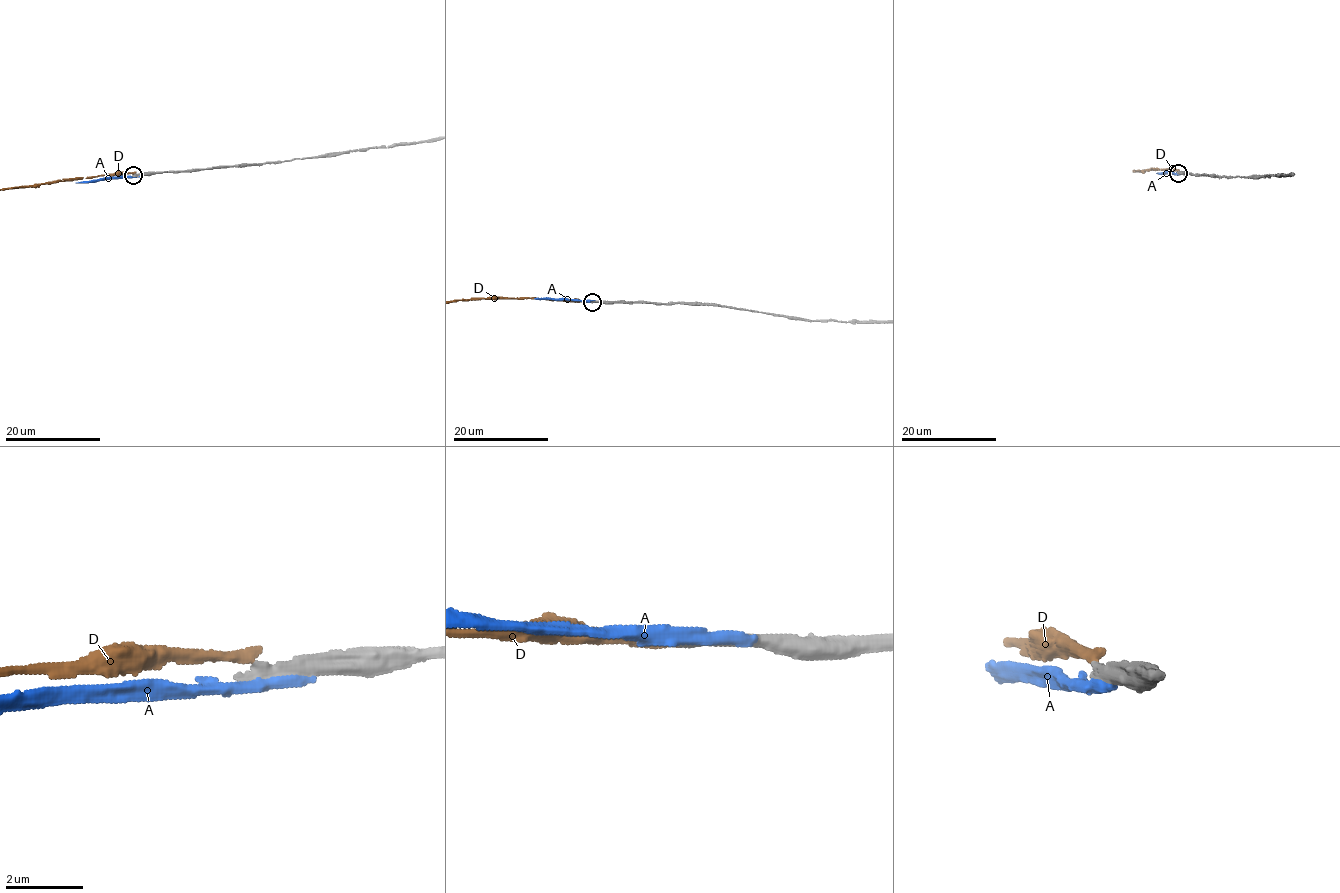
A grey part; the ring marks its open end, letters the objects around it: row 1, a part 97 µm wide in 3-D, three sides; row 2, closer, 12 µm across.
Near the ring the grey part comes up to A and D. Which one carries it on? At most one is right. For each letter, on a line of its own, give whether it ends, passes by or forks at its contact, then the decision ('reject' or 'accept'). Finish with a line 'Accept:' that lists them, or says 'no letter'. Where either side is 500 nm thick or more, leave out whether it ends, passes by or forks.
A: it ends | reject
D: it ends | reject
Accept: no letter

